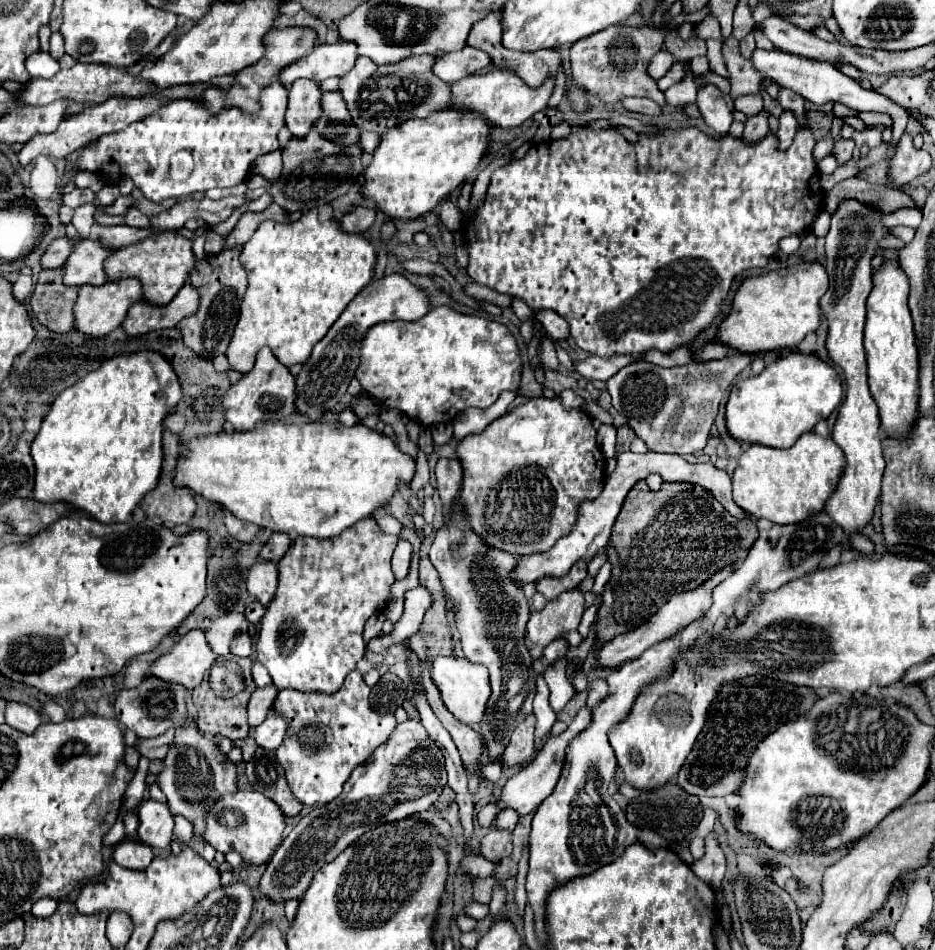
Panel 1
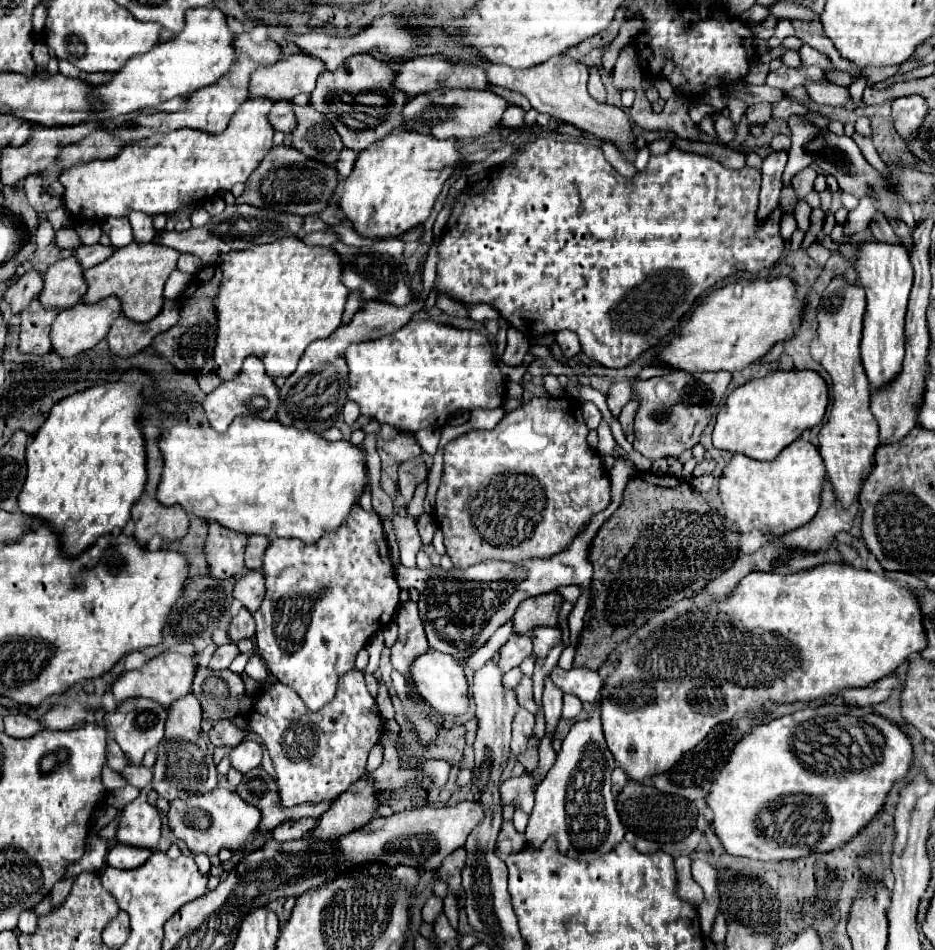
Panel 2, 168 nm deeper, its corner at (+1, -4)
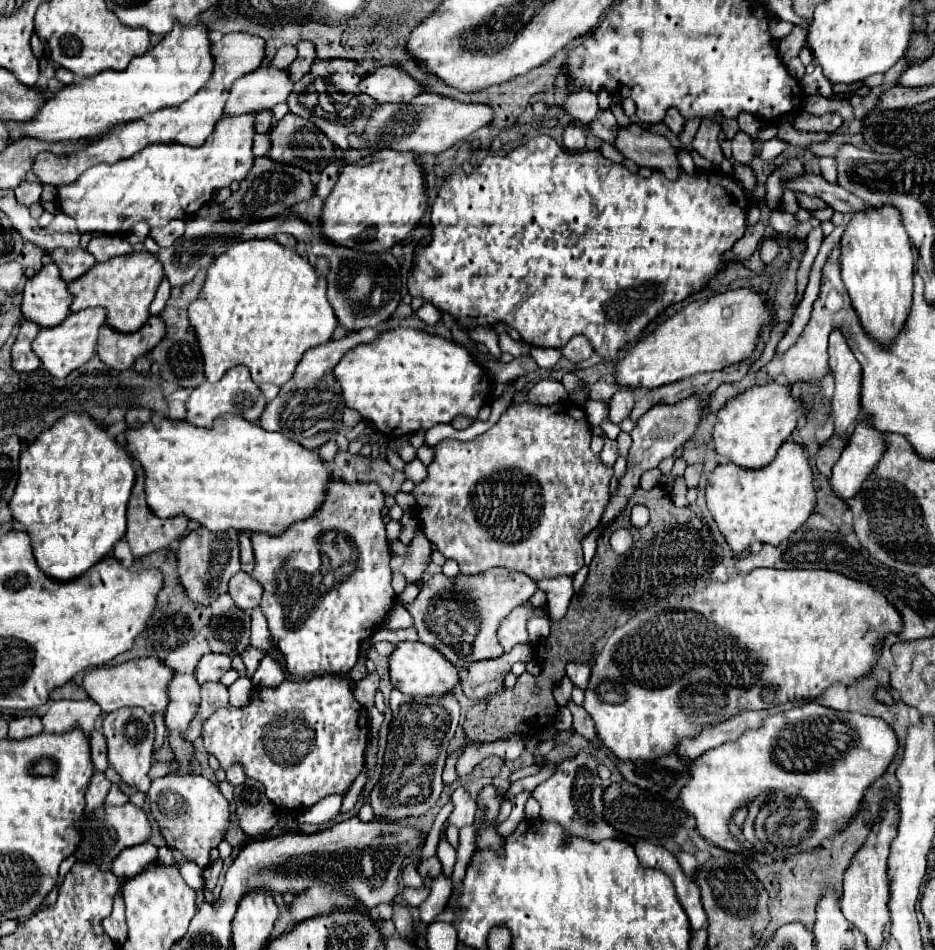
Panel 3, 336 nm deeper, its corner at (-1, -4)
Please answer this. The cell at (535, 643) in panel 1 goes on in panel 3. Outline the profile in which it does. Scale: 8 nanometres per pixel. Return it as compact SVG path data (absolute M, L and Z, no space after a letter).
M527 645L513 647L509 653L489 659L475 661L467 665L467 673L461 679L461 689L469 699L483 699L503 689L503 677L509 673L515 661L531 661L531 651Z

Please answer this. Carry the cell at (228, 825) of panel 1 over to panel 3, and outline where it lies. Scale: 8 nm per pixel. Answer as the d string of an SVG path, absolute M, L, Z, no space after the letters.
M165 775L151 781L147 791L149 811L159 825L161 835L169 847L181 851L187 861L207 867L209 851L219 845L229 823L229 803L219 793L217 785L207 781L203 775Z

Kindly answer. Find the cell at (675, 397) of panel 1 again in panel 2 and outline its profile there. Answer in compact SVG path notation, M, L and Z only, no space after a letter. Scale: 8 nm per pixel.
M671 371L663 377L631 379L633 401L639 401L635 415L635 451L655 461L661 457L679 457L683 451L693 449L709 419L717 415L723 405L729 383L729 371Z

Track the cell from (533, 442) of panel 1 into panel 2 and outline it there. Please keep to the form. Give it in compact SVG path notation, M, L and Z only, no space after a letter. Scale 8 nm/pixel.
M535 397L529 403L521 405L519 409L507 413L499 425L495 429L473 429L465 435L461 435L459 439L451 441L445 447L445 467L443 467L443 477L441 477L441 485L437 489L437 505L435 505L435 519L445 535L445 547L447 547L447 555L453 561L455 569L467 569L475 563L483 563L487 559L501 559L501 561L521 561L521 559L529 559L529 557L553 557L555 553L563 551L575 533L581 531L581 527L585 525L585 521L603 511L609 505L609 477L607 471L603 467L601 455L589 447L587 443L587 425L585 419L581 415L581 407L577 401L573 399L553 399L553 397Z

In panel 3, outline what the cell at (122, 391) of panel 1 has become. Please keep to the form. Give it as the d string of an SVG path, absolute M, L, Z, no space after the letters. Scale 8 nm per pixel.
M71 413L59 419L51 431L43 431L43 435L21 453L19 483L9 501L9 509L13 521L21 523L29 533L35 561L47 577L57 579L59 583L71 581L111 555L113 545L123 539L127 529L125 513L133 483L135 471L127 449L113 441L107 431L87 415Z

